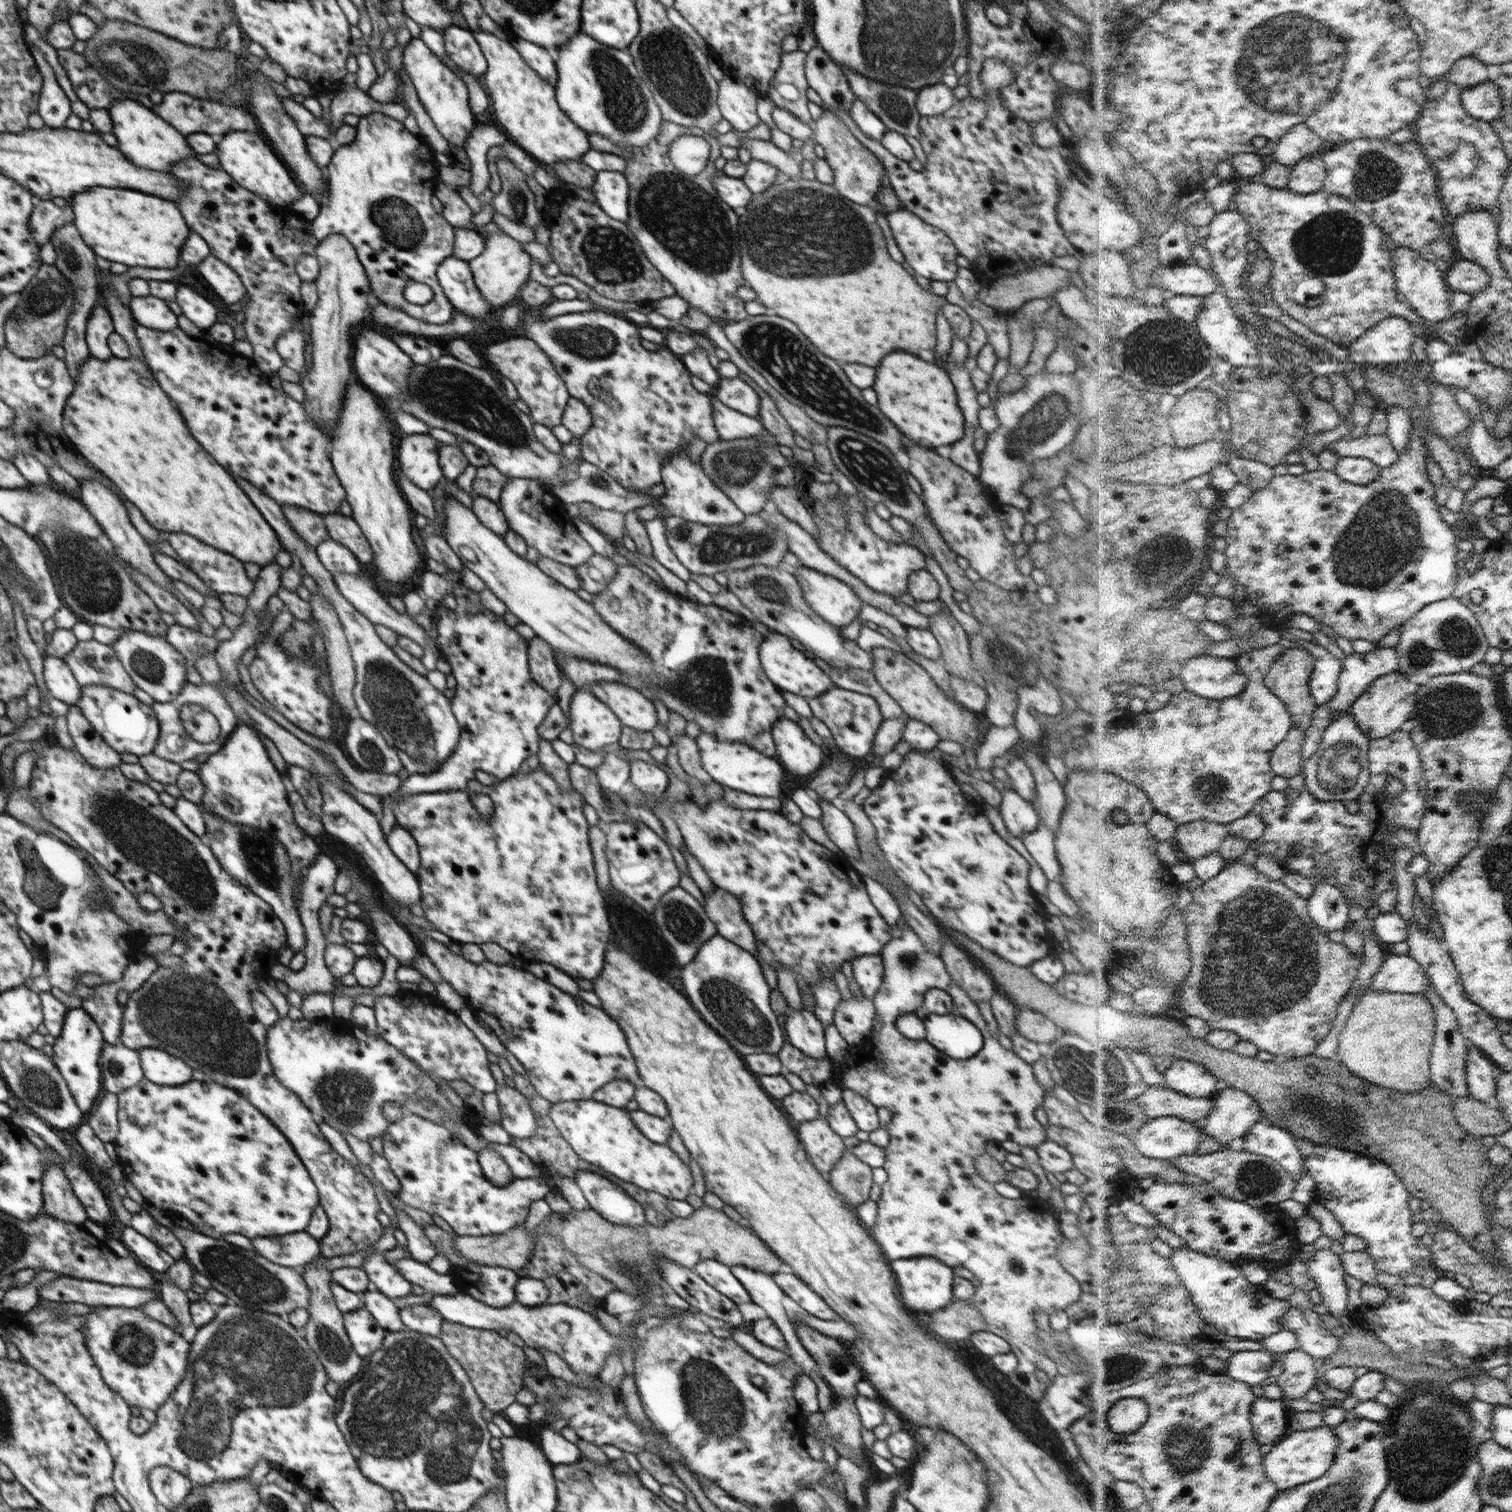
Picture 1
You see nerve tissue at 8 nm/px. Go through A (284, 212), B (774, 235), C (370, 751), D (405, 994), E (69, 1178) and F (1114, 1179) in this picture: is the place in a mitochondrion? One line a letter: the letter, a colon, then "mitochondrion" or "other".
A: other
B: mitochondrion
C: mitochondrion
D: other
E: other
F: other

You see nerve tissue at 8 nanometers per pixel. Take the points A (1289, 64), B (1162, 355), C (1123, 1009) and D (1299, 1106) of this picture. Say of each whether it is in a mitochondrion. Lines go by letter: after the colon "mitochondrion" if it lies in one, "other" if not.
A: mitochondrion
B: mitochondrion
C: other
D: mitochondrion

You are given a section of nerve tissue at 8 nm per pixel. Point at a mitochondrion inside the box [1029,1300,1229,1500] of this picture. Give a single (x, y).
(1185, 1448)

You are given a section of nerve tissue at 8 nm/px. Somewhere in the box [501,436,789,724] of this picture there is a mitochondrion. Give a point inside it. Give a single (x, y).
(704, 686)

